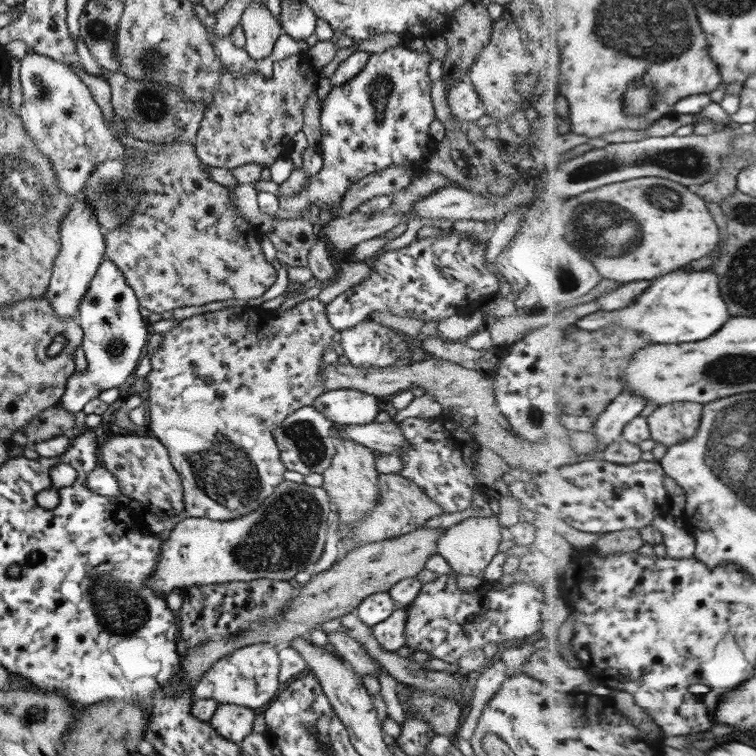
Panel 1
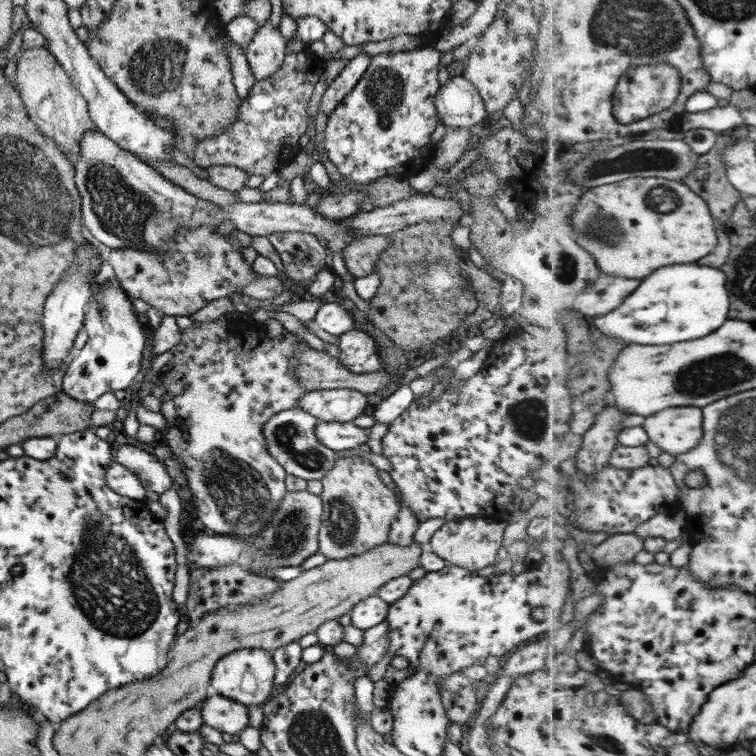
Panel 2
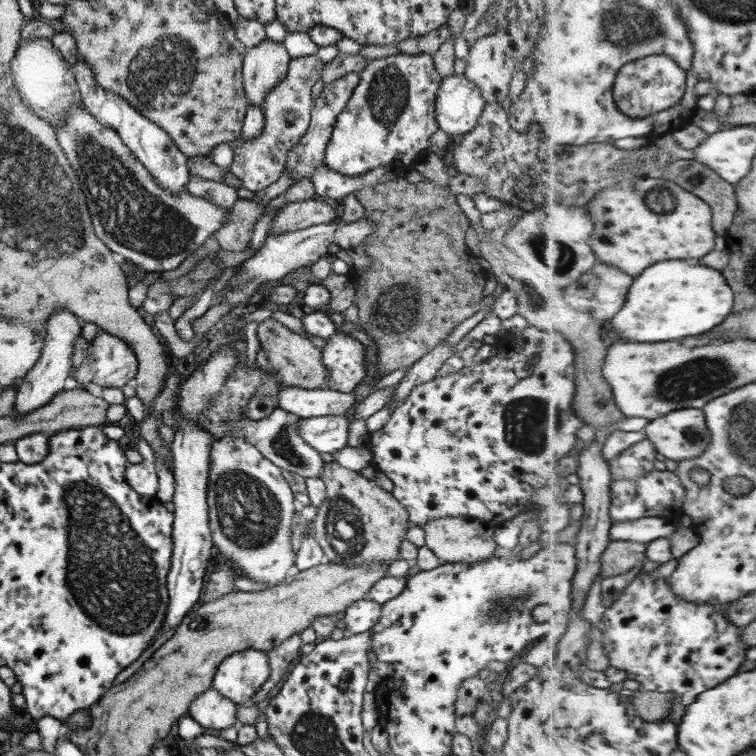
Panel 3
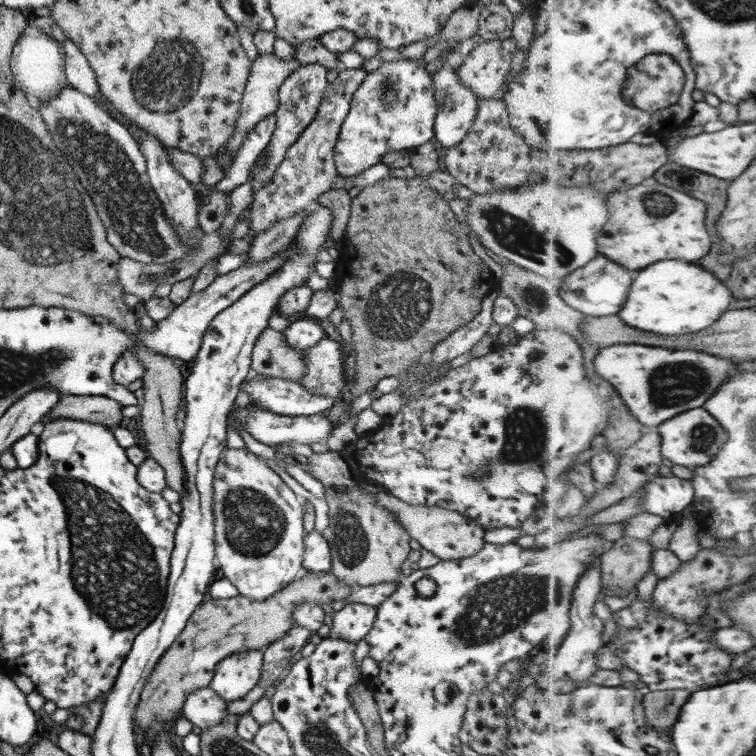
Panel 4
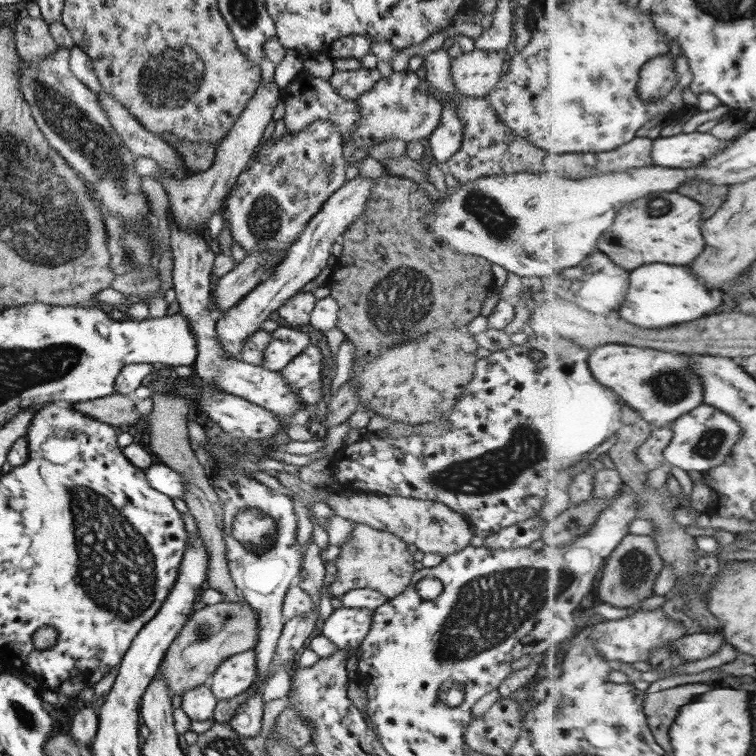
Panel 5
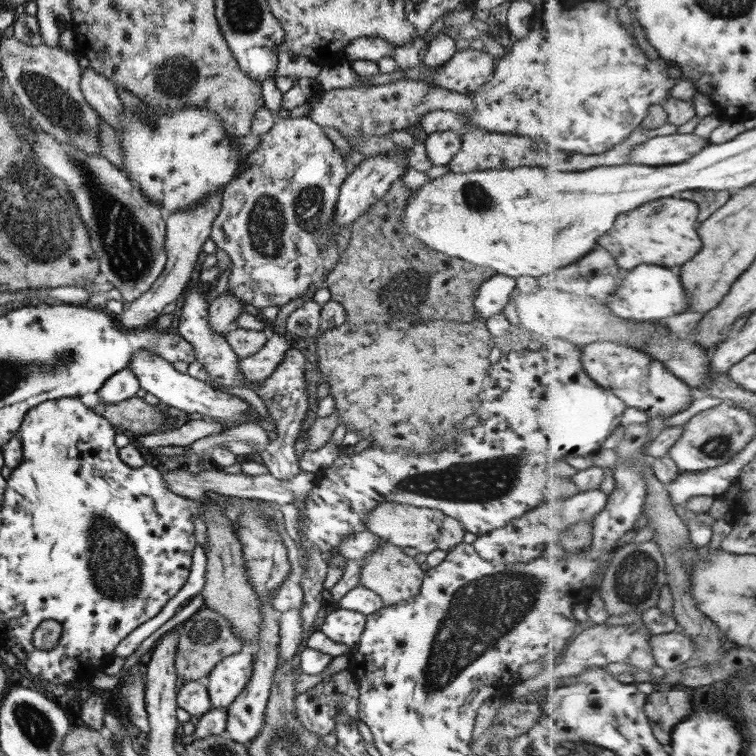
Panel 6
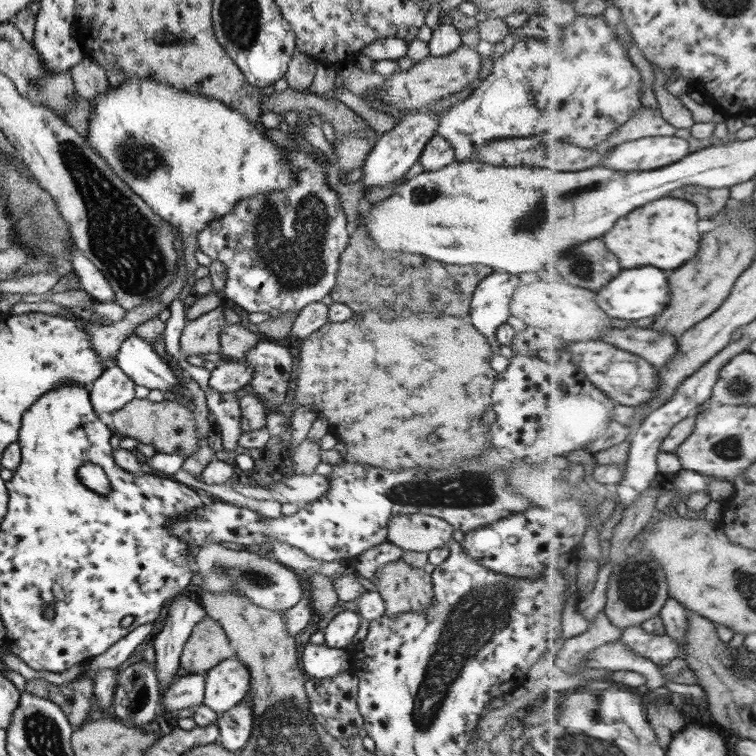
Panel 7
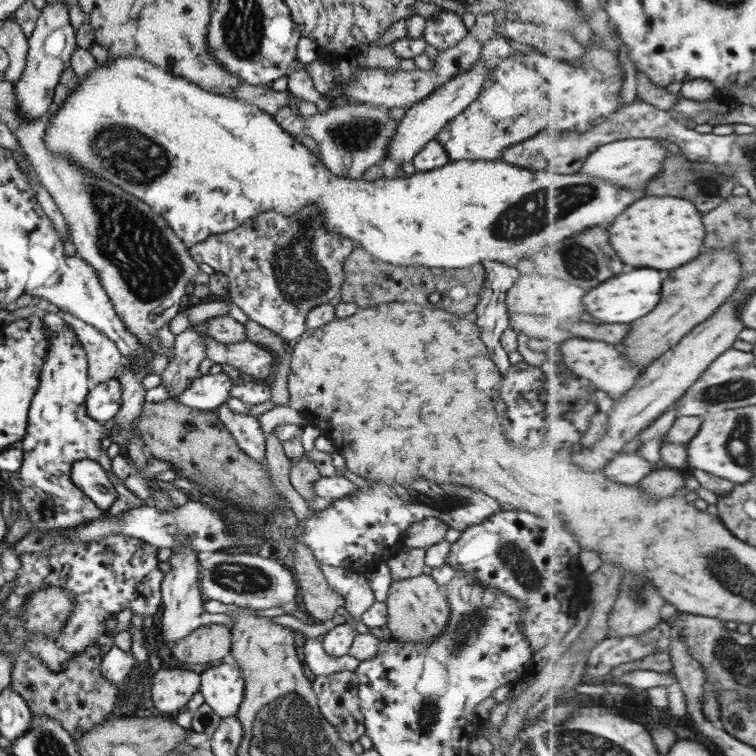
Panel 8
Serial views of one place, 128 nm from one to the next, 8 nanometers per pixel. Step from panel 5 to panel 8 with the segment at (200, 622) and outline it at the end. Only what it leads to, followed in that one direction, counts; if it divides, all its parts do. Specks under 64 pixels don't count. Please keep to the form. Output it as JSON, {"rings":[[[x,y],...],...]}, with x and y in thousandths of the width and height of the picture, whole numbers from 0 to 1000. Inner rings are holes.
{"rings":[[[278,824],[261,829],[243,841],[225,857],[225,861],[234,873],[242,877],[288,877],[291,870],[304,864],[304,852],[302,828]]]}

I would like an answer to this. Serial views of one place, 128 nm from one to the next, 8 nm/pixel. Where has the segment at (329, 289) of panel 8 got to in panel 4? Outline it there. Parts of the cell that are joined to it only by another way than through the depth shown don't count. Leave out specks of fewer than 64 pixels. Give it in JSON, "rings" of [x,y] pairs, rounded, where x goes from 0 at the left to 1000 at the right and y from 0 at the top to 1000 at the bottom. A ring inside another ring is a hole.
{"rings":[[[450,90],[443,104],[431,110],[426,132],[417,156],[401,171],[392,187],[380,194],[374,212],[365,220],[358,241],[333,253],[333,266],[324,275],[324,291],[329,288],[329,303],[343,310],[354,303],[364,292],[373,292],[394,278],[409,276],[419,271],[414,265],[438,250],[438,242],[448,234],[440,214],[440,197],[450,175],[450,164],[456,157],[464,138],[467,120],[478,111],[485,98],[480,90]]]}

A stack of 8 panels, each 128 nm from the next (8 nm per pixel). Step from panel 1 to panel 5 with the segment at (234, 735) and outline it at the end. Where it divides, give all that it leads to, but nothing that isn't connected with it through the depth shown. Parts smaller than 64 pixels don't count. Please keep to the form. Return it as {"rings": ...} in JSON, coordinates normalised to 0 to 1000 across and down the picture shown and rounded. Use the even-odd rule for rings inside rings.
{"rings":[[[274,903],[246,913],[239,919],[238,938],[250,952],[276,952],[288,926],[276,913]]]}

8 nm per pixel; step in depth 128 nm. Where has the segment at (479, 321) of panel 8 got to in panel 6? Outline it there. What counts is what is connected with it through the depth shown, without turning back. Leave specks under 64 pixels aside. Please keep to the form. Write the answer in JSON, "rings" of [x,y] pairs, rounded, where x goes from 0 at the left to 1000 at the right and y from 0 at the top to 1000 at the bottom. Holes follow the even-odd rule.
{"rings":[[[657,361],[640,370],[628,389],[628,422],[644,426],[649,418],[665,415],[671,393],[676,390],[679,381],[692,377],[689,372]]]}

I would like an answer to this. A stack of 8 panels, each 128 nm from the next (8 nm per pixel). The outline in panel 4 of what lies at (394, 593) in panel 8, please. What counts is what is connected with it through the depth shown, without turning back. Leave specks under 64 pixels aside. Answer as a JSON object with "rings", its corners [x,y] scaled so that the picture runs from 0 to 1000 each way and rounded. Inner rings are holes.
{"rings":[[[448,644],[438,647],[430,656],[433,668],[433,696],[423,704],[435,722],[435,735],[438,735],[437,757],[440,758],[454,775],[470,772],[474,775],[489,775],[499,771],[525,771],[533,761],[529,759],[530,746],[537,741],[542,729],[541,708],[528,693],[517,679],[513,679],[504,668],[500,668],[491,655],[478,652],[474,663],[466,665],[460,663],[462,644]]]}

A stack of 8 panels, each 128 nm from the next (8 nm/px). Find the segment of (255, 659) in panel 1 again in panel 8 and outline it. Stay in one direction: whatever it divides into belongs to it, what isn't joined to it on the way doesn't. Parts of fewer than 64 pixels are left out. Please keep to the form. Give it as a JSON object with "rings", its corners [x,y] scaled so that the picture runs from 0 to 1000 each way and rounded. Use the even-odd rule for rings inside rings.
{"rings":[[[284,877],[265,892],[262,914],[269,929],[291,950],[311,946],[323,917],[316,882]]]}

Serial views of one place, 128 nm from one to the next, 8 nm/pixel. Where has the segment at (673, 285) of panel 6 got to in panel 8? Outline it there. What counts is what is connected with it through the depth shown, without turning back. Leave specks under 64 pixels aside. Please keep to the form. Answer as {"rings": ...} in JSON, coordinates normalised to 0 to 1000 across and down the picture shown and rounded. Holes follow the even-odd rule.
{"rings":[[[837,357],[837,360],[824,360],[803,373],[798,373],[798,378],[784,381],[776,392],[774,392],[774,402],[779,407],[779,413],[803,429],[835,429],[845,421],[851,421],[853,415],[858,415],[861,410],[866,410],[866,405],[874,399],[874,373],[877,365],[872,357]]]}

